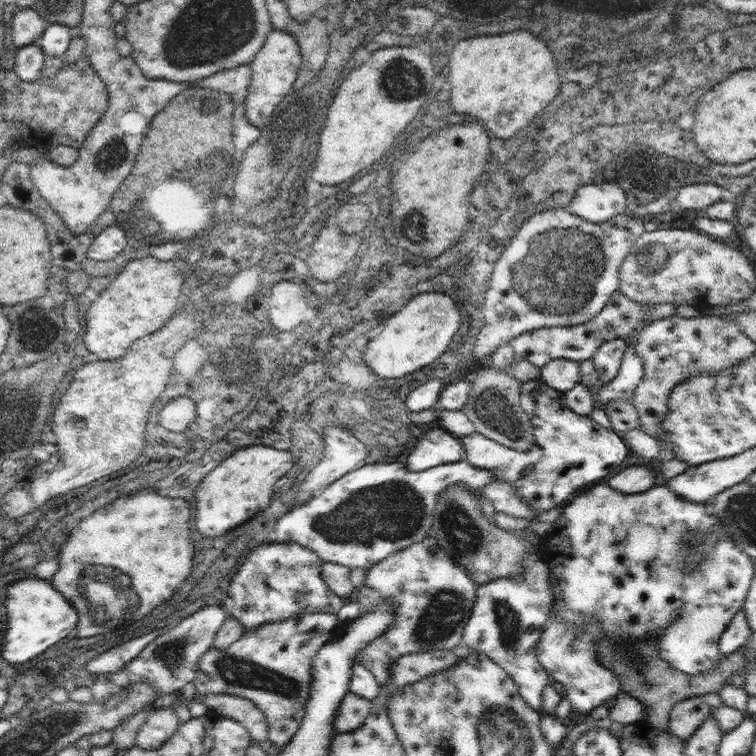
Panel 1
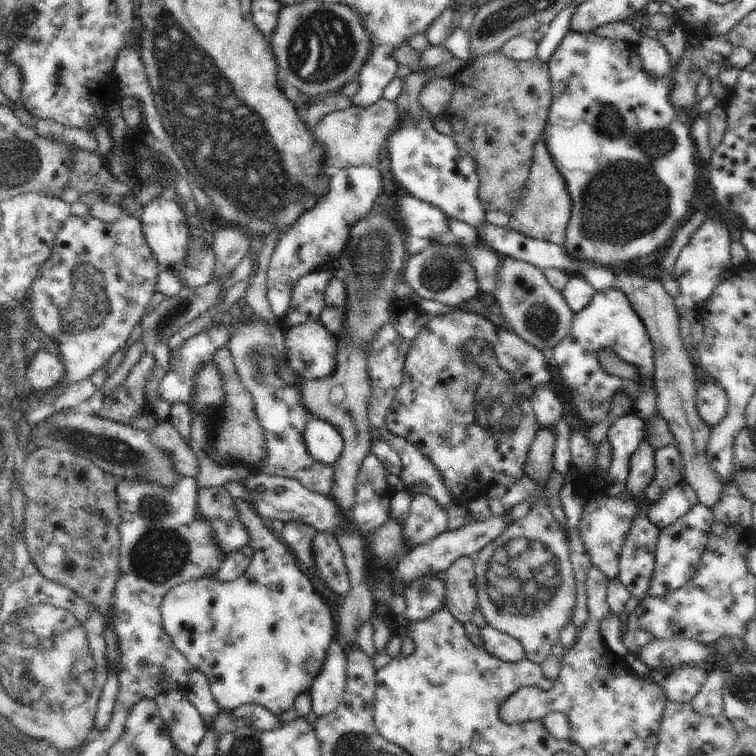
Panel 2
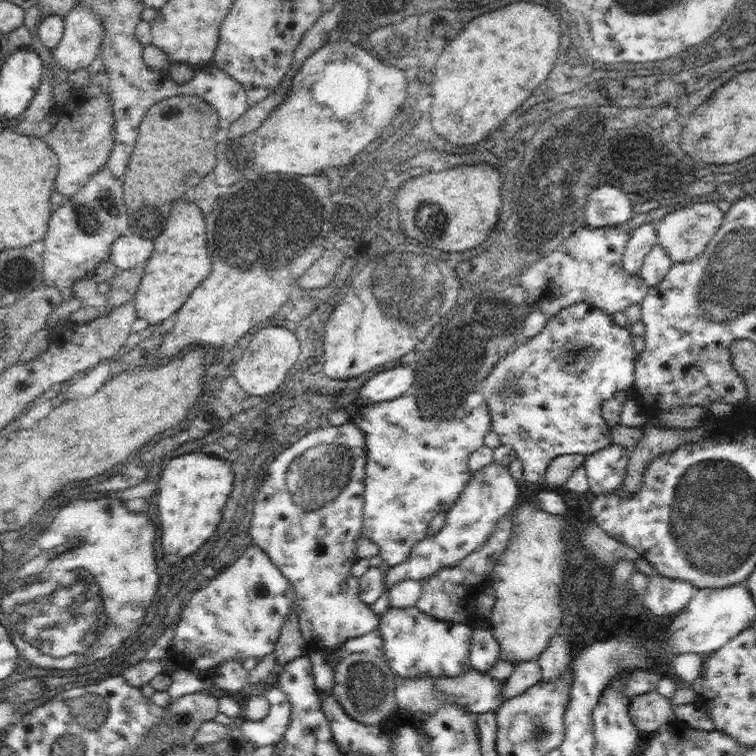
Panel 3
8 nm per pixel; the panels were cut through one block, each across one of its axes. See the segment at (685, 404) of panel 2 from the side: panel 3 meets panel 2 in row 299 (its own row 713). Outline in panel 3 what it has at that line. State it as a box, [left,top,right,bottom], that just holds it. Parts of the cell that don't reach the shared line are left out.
[630,690,677,735]

